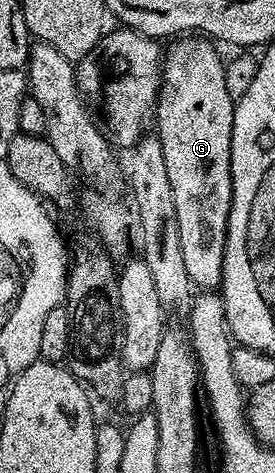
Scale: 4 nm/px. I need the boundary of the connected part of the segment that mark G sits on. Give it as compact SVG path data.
M187 34L168 44L171 45L166 45L163 54L153 124L156 129L159 127L157 135L161 154L165 154L165 170L169 173L169 187L173 189L185 270L189 270L189 278L196 289L215 290L223 282L225 234L231 205L231 135L235 100L227 89L224 57L219 57L220 49L210 39L199 34Z

